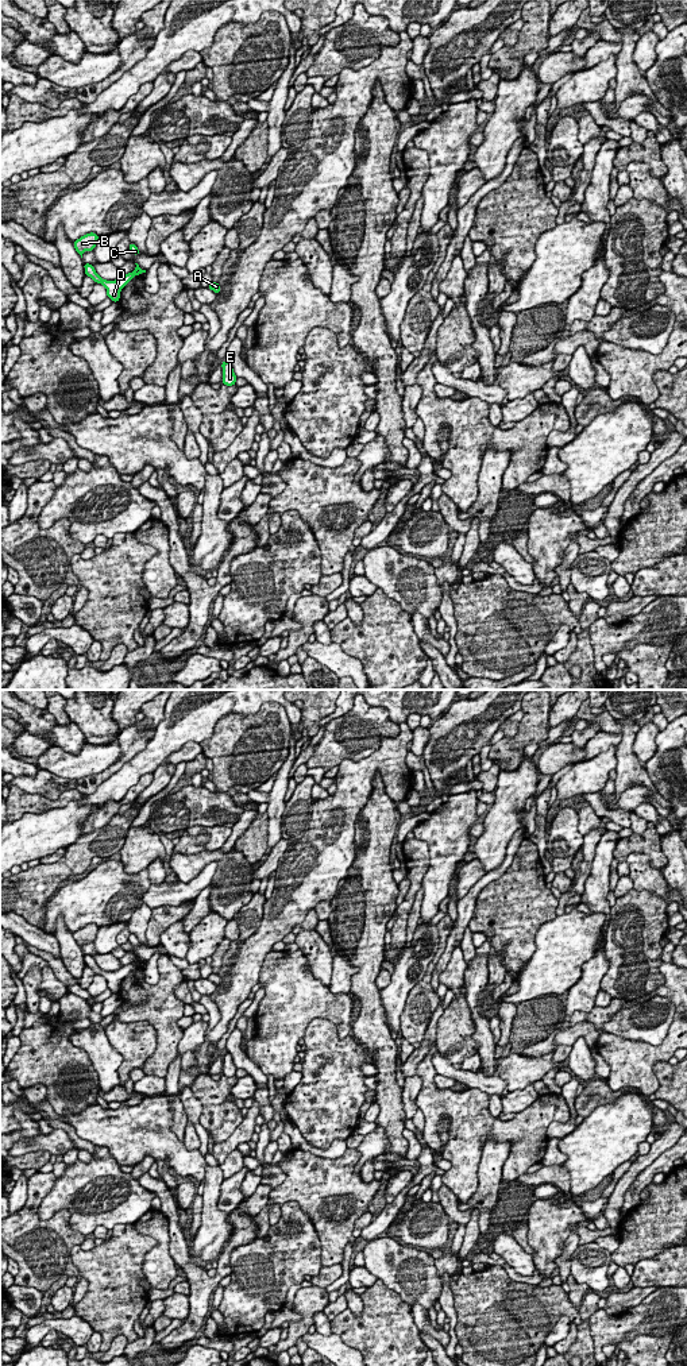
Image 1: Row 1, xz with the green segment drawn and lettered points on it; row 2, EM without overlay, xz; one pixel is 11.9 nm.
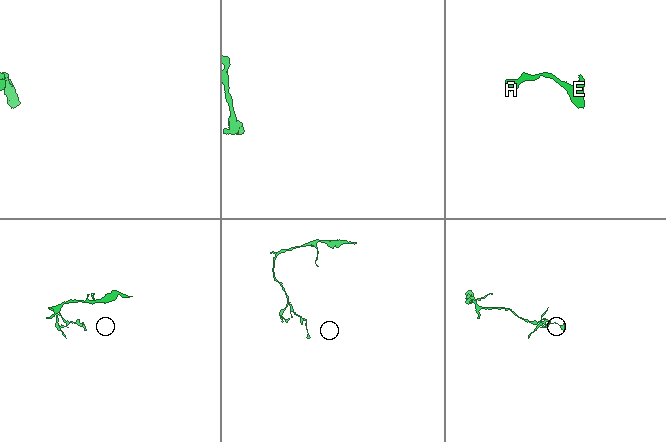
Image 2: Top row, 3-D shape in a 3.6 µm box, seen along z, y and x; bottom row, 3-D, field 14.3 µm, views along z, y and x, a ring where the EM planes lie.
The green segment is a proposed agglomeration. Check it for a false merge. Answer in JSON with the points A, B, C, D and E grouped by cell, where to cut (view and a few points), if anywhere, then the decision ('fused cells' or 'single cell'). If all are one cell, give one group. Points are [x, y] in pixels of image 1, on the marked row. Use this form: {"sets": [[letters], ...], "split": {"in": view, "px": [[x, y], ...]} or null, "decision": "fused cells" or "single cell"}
{"sets": [["A", "C", "E"], ["B", "D"]], "split": {"in": "xz", "px": [[132, 271], [136, 274]]}, "decision": "fused cells"}

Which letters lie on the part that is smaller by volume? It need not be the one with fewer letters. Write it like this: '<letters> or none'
B, D

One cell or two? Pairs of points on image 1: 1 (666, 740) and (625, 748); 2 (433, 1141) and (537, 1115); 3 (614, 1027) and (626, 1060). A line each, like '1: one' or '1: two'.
1: two
2: one
3: two

